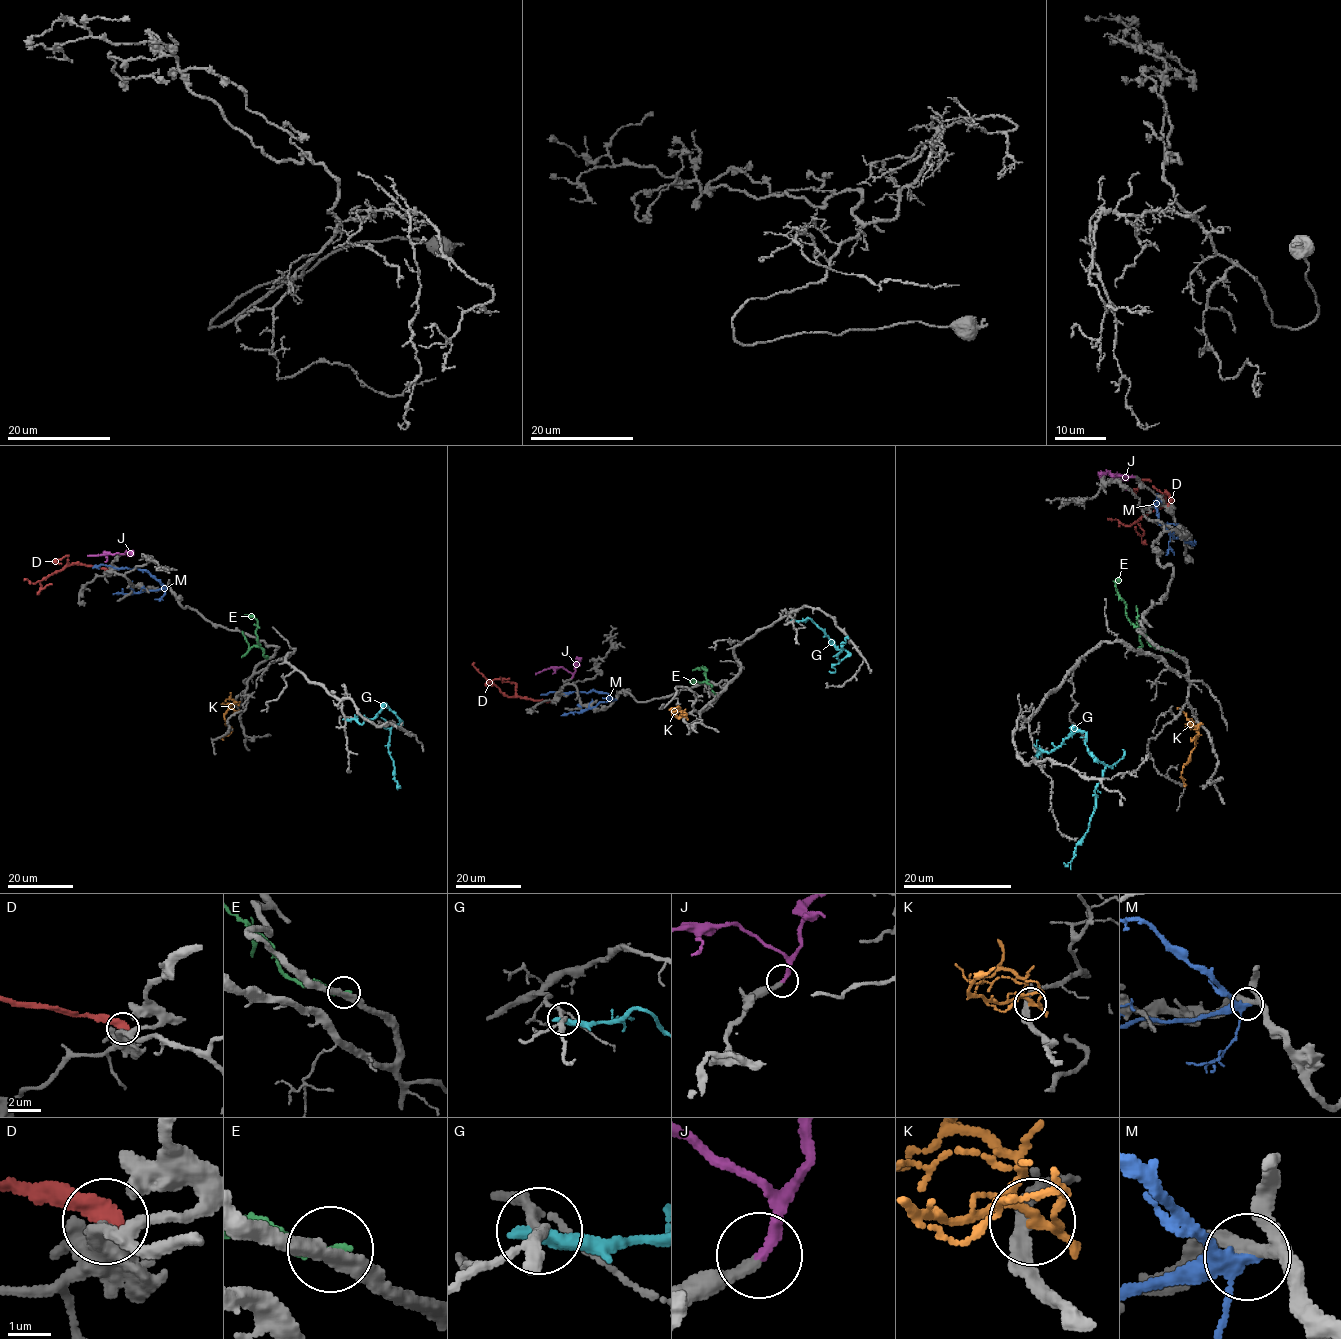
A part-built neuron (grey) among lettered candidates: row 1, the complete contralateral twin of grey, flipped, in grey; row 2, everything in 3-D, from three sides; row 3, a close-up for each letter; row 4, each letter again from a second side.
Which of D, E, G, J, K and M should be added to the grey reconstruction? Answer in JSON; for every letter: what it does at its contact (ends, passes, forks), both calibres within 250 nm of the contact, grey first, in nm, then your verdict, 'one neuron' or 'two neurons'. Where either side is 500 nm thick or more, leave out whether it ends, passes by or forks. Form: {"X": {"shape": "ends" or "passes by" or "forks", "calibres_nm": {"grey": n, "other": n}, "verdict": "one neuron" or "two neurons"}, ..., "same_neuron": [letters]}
{"D": {"calibres_nm": {"grey": 500, "other": 420}, "verdict": "two neurons"}, "E": {"shape": "ends", "calibres_nm": {"grey": 320, "other": 320}, "verdict": "two neurons"}, "G": {"shape": "ends", "calibres_nm": {"grey": 200, "other": 480}, "verdict": "two neurons"}, "J": {"shape": "ends", "calibres_nm": {"grey": 300, "other": 280}, "verdict": "one neuron"}, "K": {"shape": "forks", "calibres_nm": {"grey": 280, "other": 180}, "verdict": "two neurons"}, "M": {"shape": "forks", "calibres_nm": {"grey": 320, "other": 260}, "verdict": "two neurons"}, "same_neuron": ["J"]}

